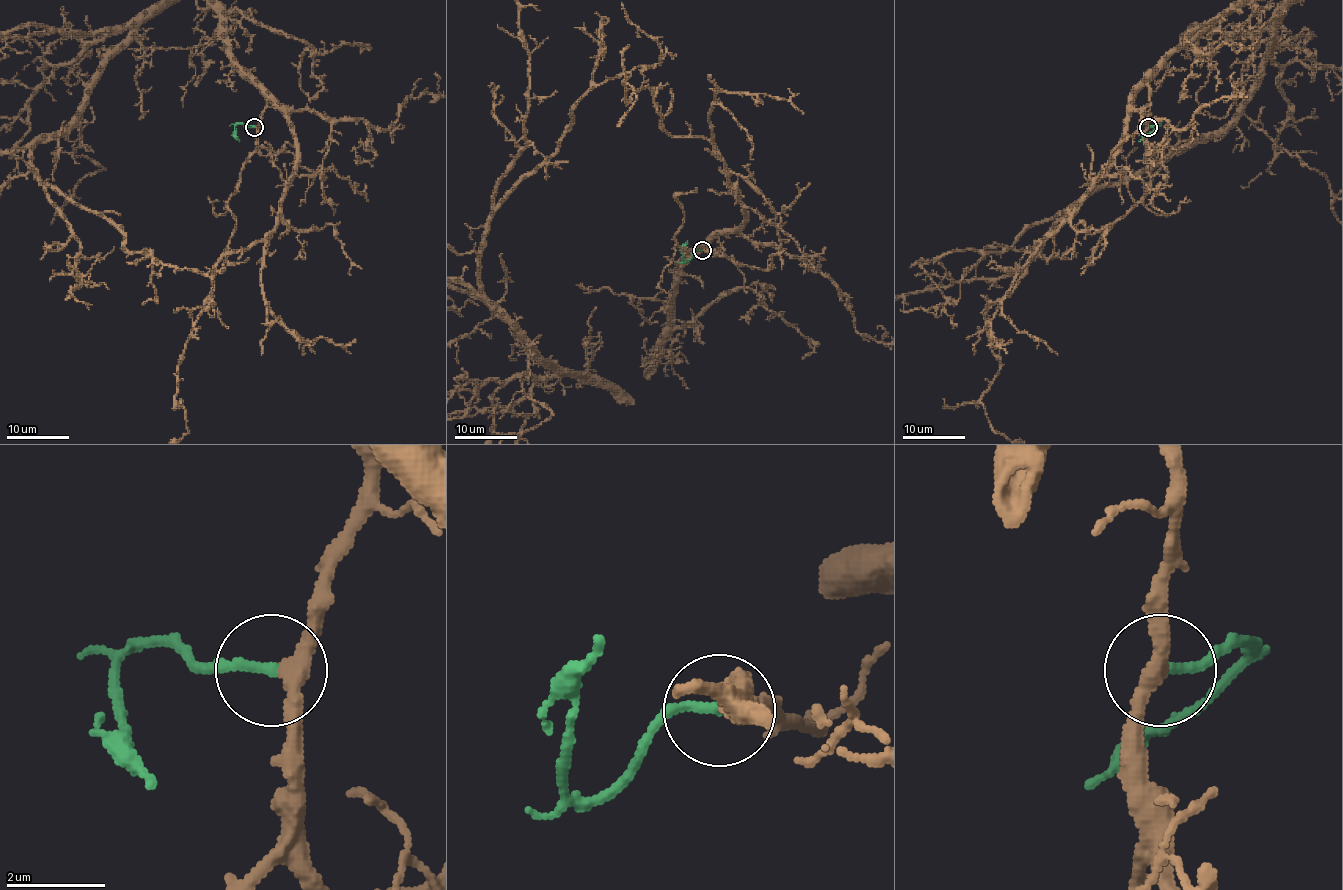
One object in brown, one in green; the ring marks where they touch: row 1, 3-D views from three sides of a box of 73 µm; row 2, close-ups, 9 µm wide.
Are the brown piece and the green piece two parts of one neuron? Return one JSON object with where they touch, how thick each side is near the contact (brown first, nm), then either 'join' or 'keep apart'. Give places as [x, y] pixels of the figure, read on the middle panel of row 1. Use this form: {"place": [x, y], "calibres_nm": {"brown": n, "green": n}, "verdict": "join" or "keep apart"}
{"place": [702, 250], "calibres_nm": {"brown": 320, "green": 240}, "verdict": "join"}

